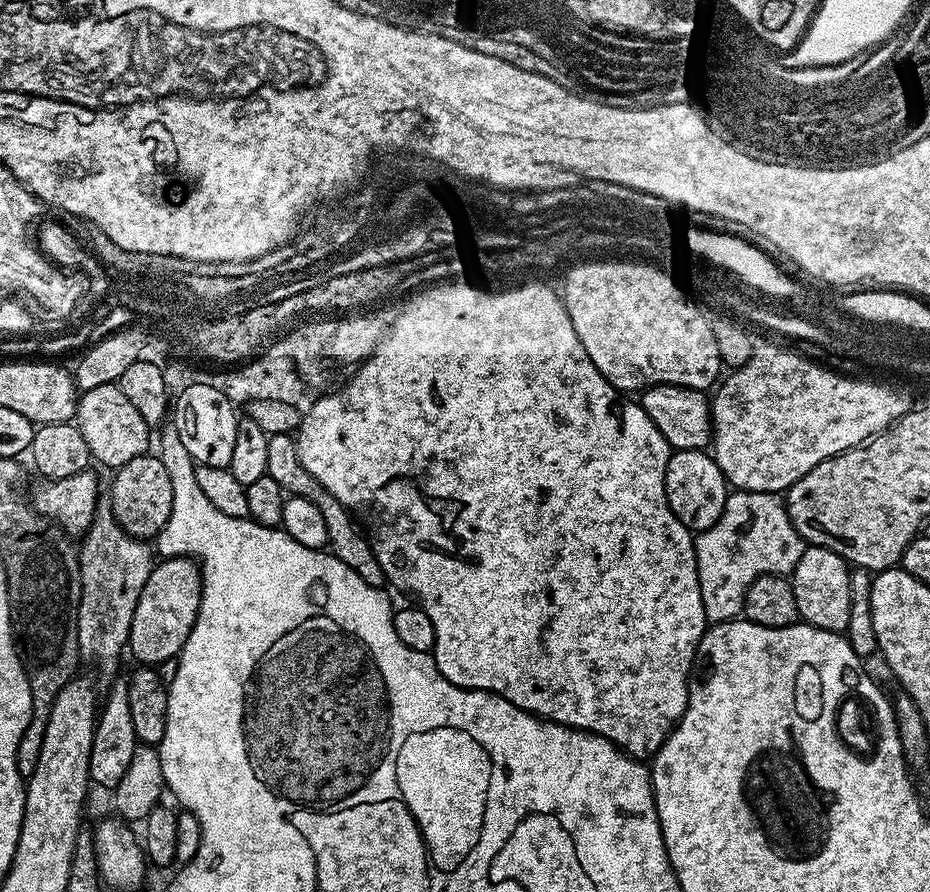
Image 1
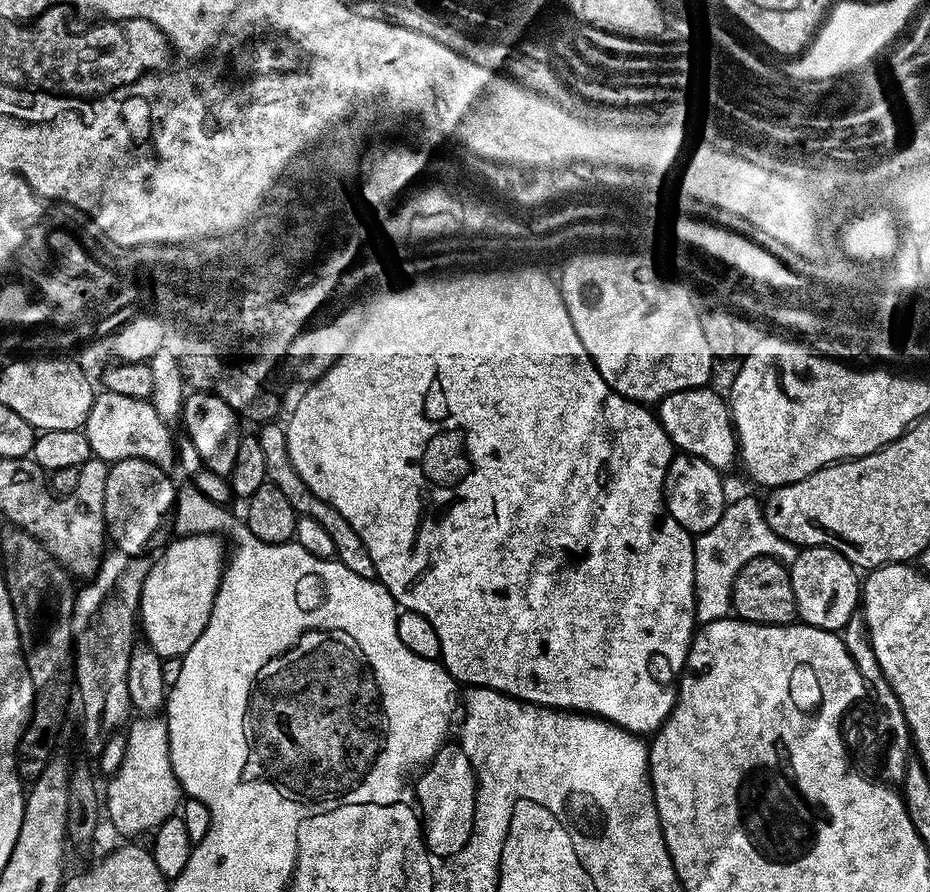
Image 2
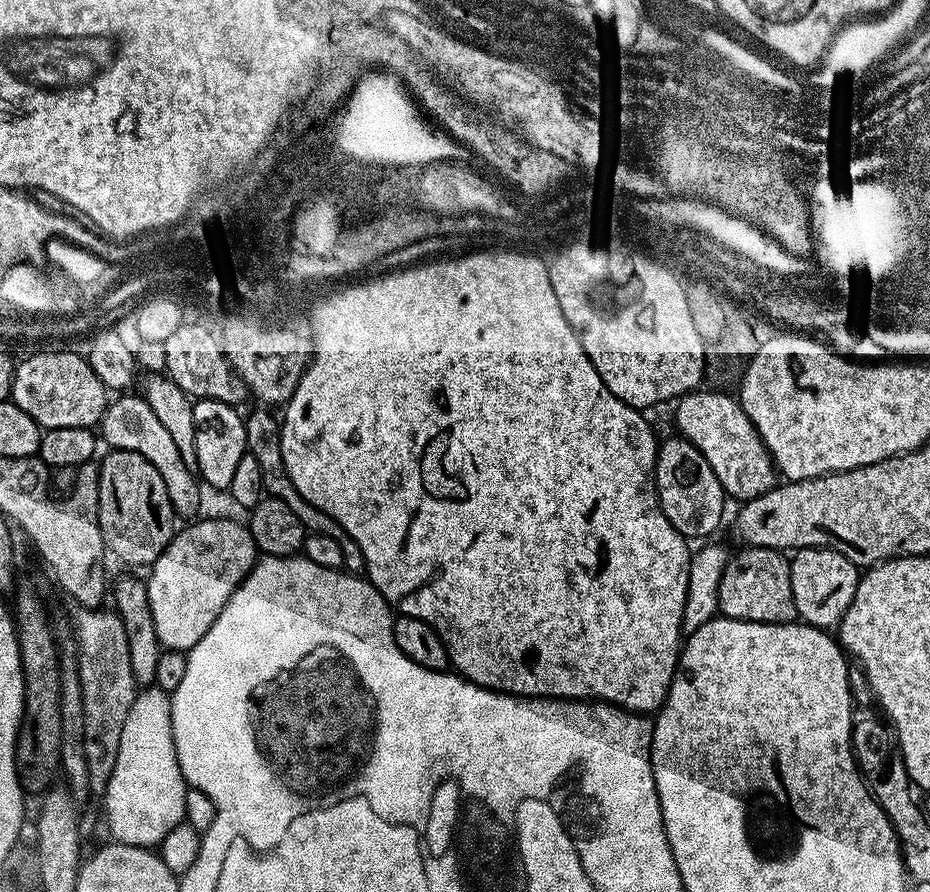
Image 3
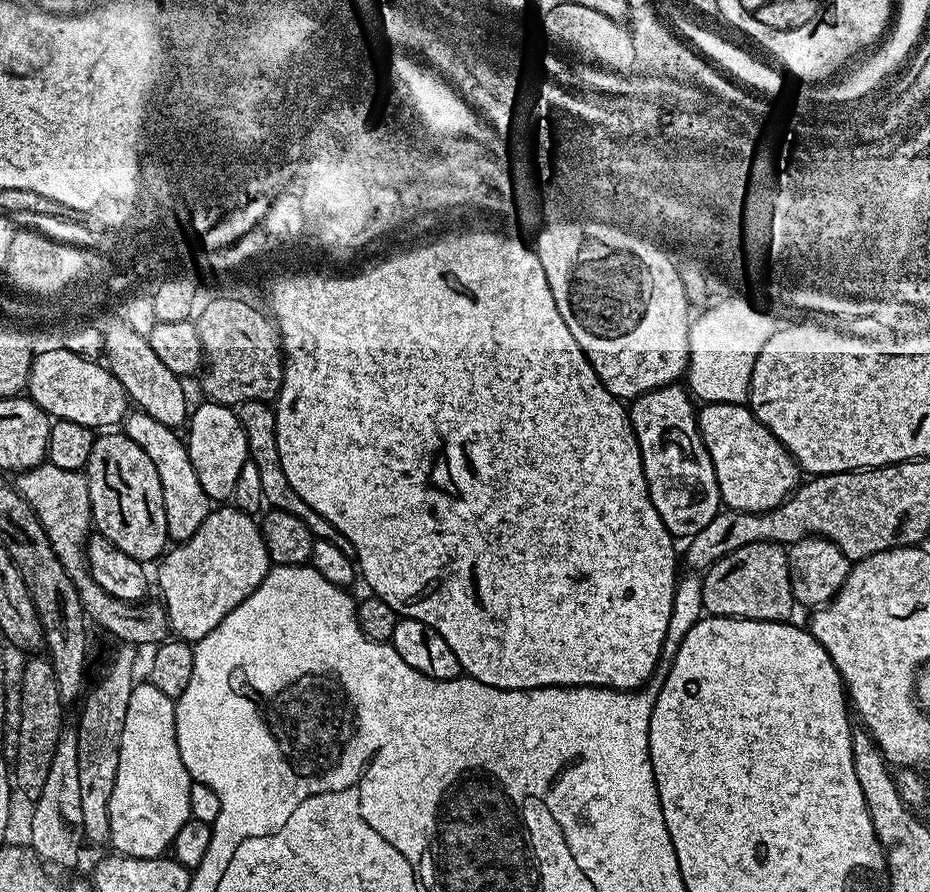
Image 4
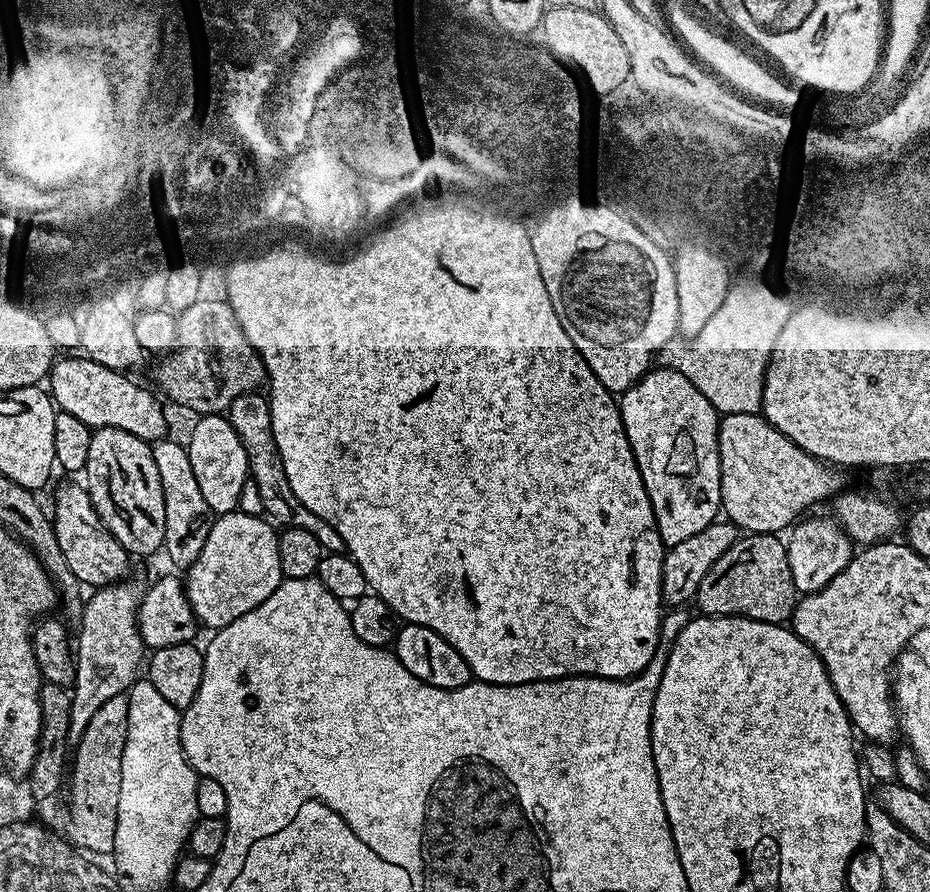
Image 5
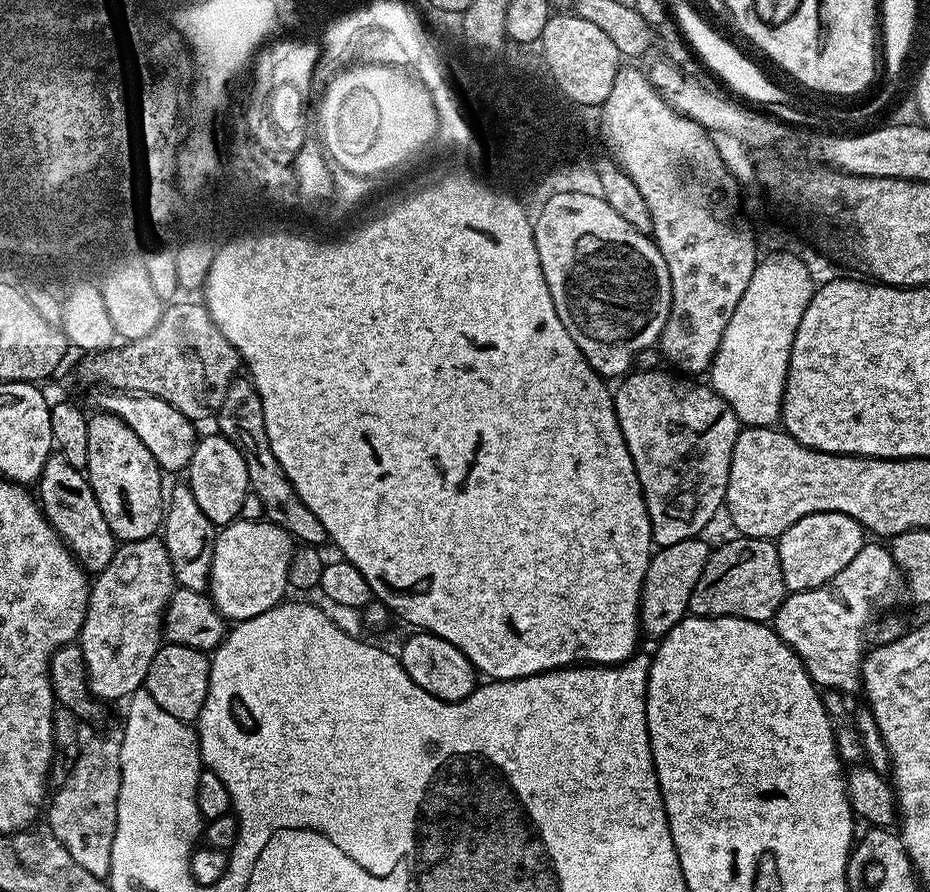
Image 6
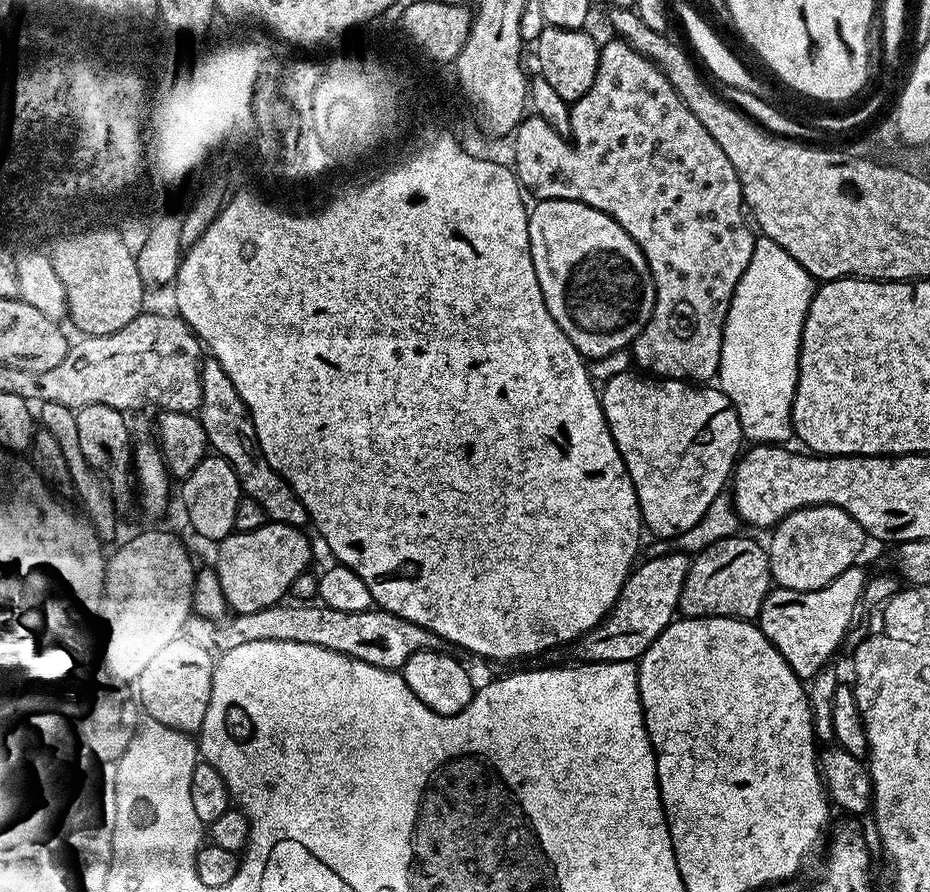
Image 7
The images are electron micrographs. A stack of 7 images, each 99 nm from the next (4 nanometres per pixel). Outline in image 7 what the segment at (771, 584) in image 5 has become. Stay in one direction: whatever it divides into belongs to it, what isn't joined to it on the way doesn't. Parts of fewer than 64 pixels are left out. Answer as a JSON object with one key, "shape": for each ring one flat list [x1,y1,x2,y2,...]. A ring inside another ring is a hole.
{"shape":[[748,538,734,540,720,540,717,544,711,544,708,548,699,549,695,553,692,565,687,565,682,594,680,595,679,615,684,618,694,616,738,616,748,618,755,613,756,608,763,599,764,593,770,587,770,560,756,544,751,544]]}

